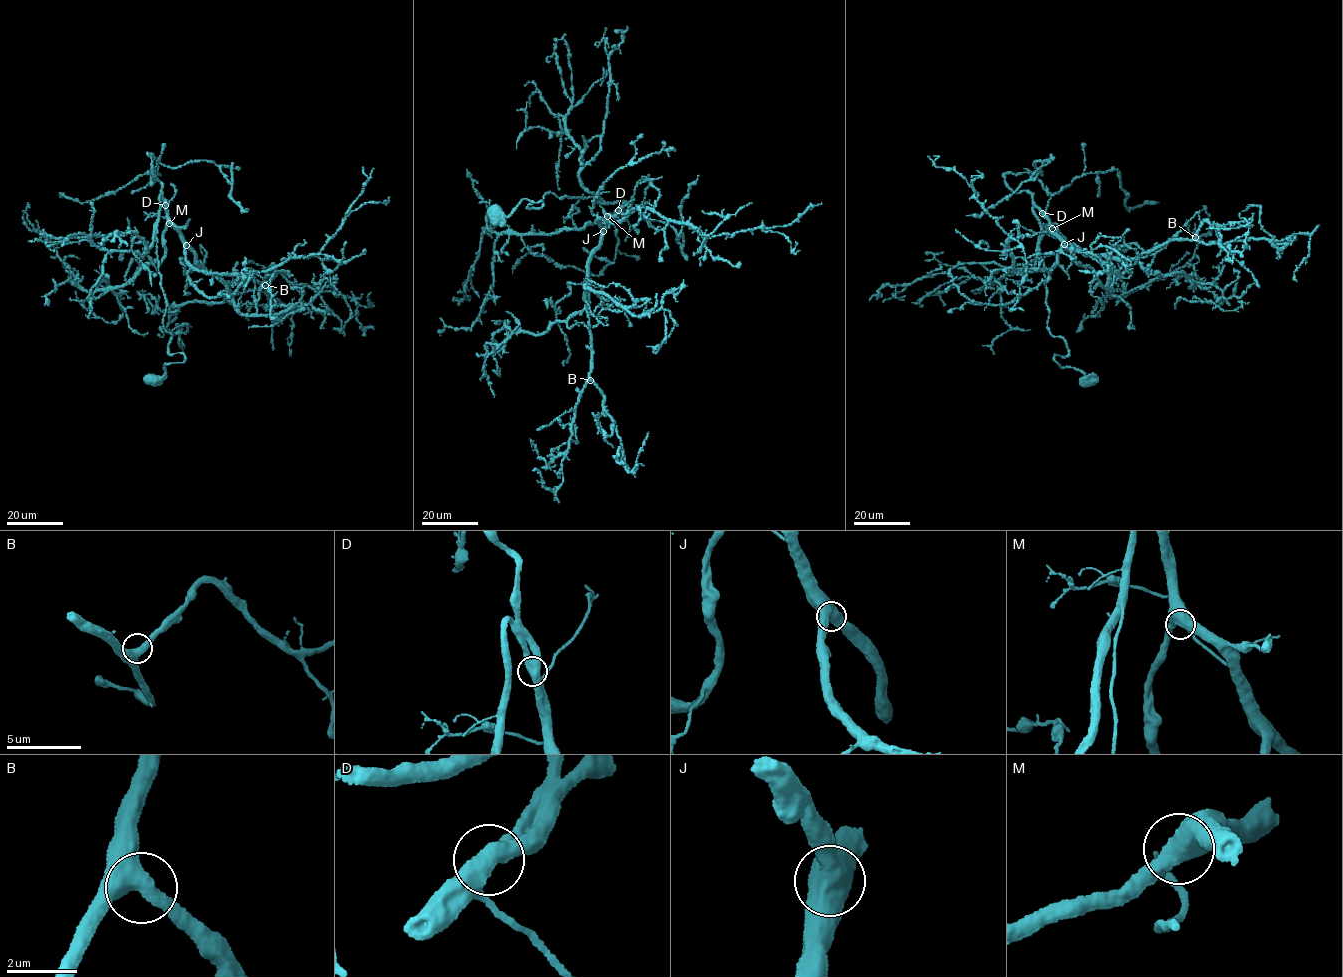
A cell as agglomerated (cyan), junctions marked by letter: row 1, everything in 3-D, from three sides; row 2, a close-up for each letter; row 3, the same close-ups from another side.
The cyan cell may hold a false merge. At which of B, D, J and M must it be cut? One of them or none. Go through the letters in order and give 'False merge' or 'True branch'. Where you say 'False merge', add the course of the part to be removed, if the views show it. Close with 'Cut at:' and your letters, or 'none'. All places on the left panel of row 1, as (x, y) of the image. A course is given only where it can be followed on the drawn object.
B: True branch
D: True branch
J: True branch
M: True branch
Cut at: none

